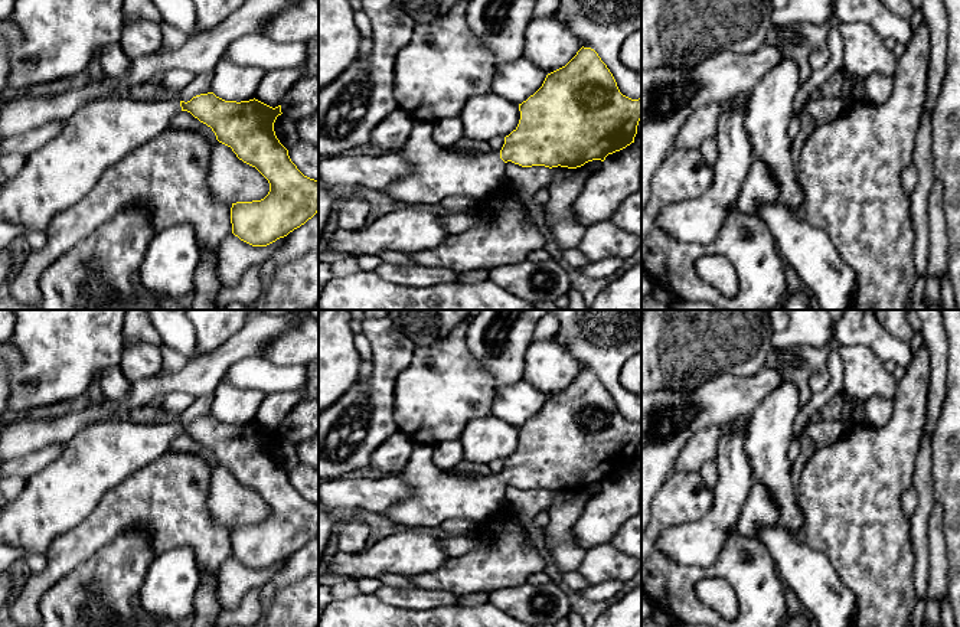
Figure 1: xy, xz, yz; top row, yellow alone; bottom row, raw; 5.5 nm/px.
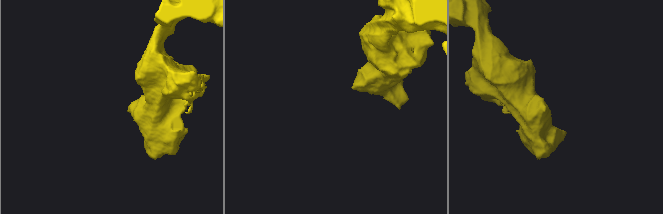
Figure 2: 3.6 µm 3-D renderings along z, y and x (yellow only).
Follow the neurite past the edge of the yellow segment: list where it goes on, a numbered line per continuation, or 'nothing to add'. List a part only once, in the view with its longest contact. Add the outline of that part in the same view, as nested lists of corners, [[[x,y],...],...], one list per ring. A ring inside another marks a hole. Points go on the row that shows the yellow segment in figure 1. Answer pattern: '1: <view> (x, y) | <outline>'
1: xy (58, 175) | [[[127,97],[82,105],[56,138],[27,157],[14,179],[0,184],[0,221],[20,225],[26,234],[45,232],[52,218],[81,200],[110,166],[161,134],[180,111],[180,101],[138,102]]]

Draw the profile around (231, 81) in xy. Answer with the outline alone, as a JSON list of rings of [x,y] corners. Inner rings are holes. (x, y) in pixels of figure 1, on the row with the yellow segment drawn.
[[[221,59],[213,69],[212,92],[225,101],[249,101],[264,75],[259,68]]]

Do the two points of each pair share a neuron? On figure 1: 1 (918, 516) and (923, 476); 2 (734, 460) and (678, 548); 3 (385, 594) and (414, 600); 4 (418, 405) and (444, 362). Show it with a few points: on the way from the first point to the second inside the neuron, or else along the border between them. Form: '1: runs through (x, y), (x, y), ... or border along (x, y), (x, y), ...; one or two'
1: runs through (924, 506), (924, 486); one
2: runs through (732, 485), (727, 508), (702, 532); one
3: runs through (392, 596), (407, 598); one
4: runs through (428, 395), (444, 379), (444, 372); one

